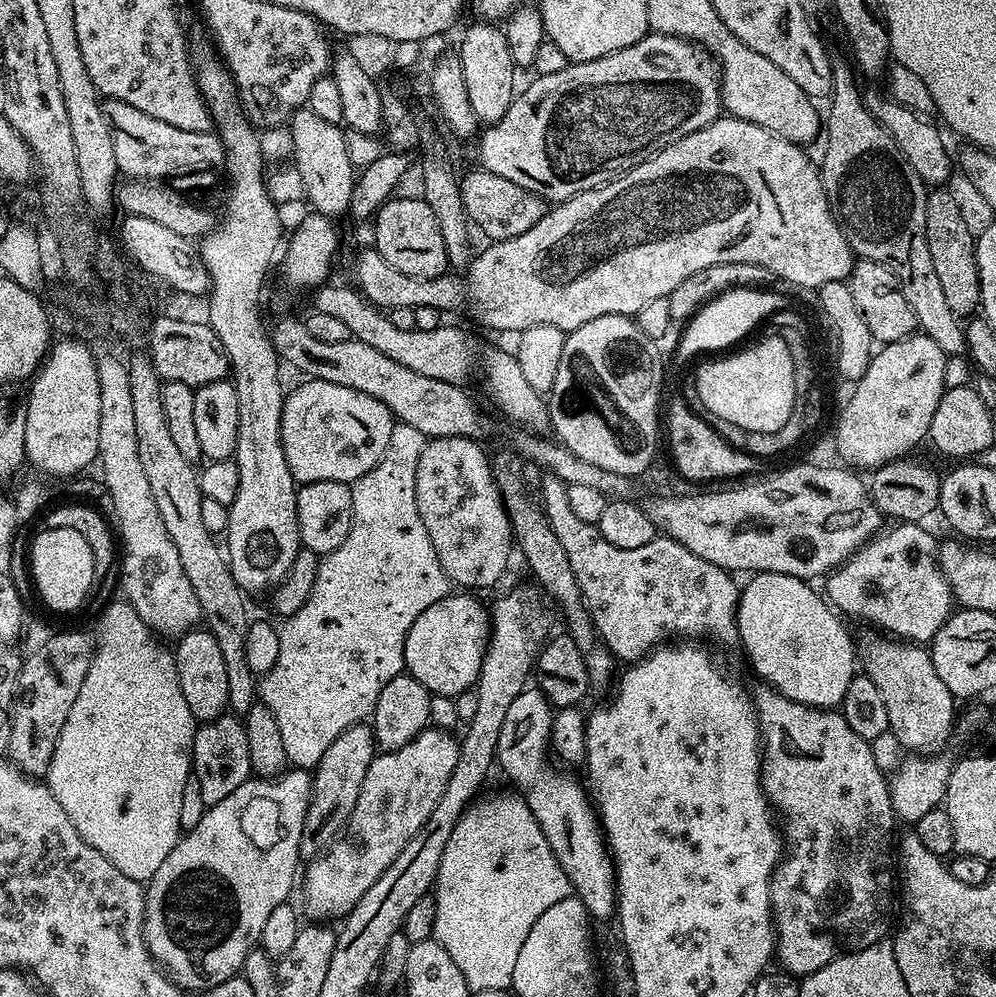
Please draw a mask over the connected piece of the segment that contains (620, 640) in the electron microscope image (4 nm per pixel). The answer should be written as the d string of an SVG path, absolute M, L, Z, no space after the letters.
M545 475L543 479L538 500L543 507L544 516L550 522L550 530L554 530L558 542L562 542L566 558L570 558L570 570L574 570L574 578L584 595L584 604L588 607L597 637L617 661L643 660L649 652L661 647L669 638L699 638L713 645L735 645L739 641L736 604L740 601L740 592L738 584L736 588L735 582L732 581L735 579L729 573L706 562L706 558L698 558L698 554L686 550L686 546L682 546L677 540L668 539L663 534L657 535L655 540L646 542L646 546L638 546L635 550L610 546L610 542L602 538L597 525L581 522L570 510L570 505L566 502L568 485L557 476Z

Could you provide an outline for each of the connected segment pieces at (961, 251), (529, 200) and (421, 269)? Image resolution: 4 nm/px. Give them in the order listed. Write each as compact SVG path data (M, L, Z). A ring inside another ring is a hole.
M948 190L929 191L926 202L926 242L942 286L942 294L954 315L968 318L980 308L980 271L976 261L976 236L962 220L955 198Z
M475 170L476 172L463 173L460 180L460 193L464 203L464 212L469 221L476 224L495 242L506 238L518 238L518 234L526 234L534 222L544 217L546 202L538 194L518 186L518 182L510 182L510 178L498 178L498 174Z
M404 196L401 200L391 198L376 212L376 241L377 252L394 266L394 270L402 270L402 274L410 274L418 278L434 278L445 275L448 268L446 246L442 242L442 230L438 230L438 218L430 206L422 198L411 200Z

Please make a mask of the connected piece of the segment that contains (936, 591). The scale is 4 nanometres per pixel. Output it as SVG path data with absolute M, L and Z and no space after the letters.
M900 522L894 527L873 536L827 577L826 596L837 613L865 620L889 637L924 646L954 611L952 588L940 568L938 540L919 523Z

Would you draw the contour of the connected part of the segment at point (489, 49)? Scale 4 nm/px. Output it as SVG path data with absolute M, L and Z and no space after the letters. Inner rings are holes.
M476 22L473 28L466 29L460 40L458 62L466 78L466 94L470 94L470 106L474 106L477 121L484 126L498 123L506 110L510 110L514 99L512 87L518 75L510 58L510 46L506 46L503 27L492 22Z

